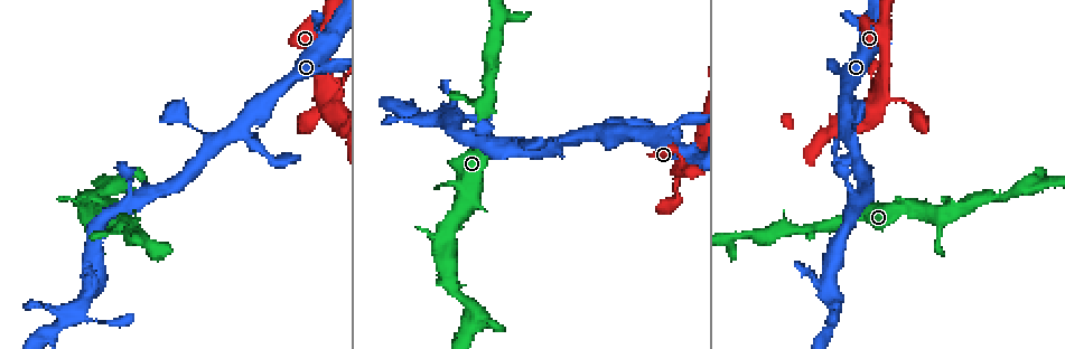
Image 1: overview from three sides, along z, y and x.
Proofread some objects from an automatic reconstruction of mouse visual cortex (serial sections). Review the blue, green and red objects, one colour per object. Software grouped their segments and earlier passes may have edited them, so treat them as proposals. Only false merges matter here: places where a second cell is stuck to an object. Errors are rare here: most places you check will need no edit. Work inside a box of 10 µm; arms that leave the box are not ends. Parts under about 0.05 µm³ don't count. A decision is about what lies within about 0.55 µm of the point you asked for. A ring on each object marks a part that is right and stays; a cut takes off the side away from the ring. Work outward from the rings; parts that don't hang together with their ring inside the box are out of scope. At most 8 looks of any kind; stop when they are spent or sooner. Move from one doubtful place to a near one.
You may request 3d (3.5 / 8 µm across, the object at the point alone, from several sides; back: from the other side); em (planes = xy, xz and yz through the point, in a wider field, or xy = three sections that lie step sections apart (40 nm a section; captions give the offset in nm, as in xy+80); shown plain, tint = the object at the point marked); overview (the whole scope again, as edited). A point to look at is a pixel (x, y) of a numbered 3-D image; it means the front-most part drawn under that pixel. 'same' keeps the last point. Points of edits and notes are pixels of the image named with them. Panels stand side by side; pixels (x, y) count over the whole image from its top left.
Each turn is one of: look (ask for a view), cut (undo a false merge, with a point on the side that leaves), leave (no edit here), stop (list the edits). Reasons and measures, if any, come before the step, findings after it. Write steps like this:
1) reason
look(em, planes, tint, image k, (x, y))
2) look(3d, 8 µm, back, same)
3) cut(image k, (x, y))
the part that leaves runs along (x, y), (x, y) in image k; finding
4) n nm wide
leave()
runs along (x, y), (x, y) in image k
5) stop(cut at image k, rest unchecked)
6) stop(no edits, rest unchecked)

four-way junction
look(3d, 8 µm, back, image 1, (326, 92))

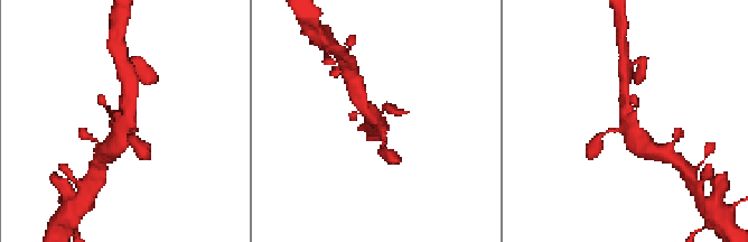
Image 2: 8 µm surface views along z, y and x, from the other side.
closer look
look(3d, 3.5 µm, back, same)

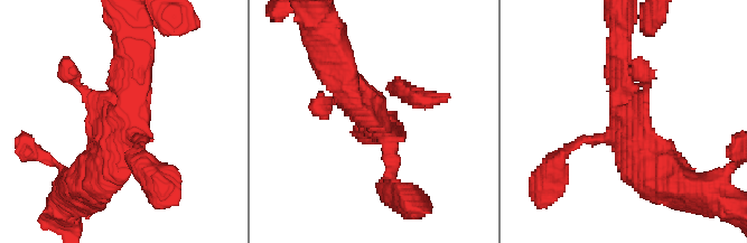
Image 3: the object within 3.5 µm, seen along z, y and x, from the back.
look(em, xy, step 3, tint, image 3, (624, 127))

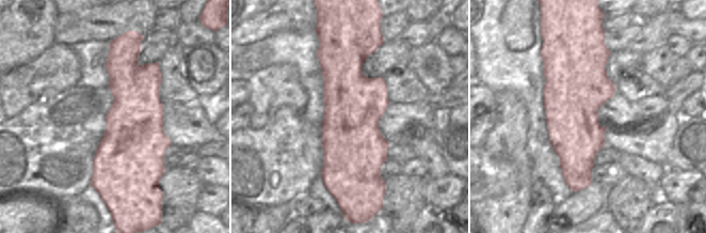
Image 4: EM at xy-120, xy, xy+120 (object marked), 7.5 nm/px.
arms of 100, 150, 300, 450 nm
leave()
runs along (618, 49), (624, 136), (664, 174) in image 3; all the same cell

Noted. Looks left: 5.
sudden change in width
look(3d, 3.5 µm, image 1, (543, 141))

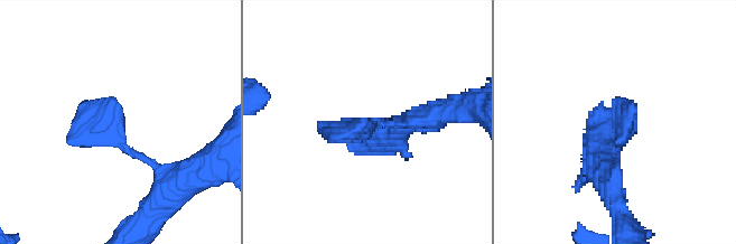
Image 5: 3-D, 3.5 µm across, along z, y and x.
look(em, xy, step 3, tint, image 5, (366, 127))

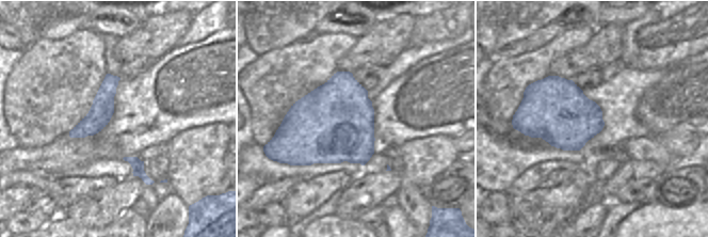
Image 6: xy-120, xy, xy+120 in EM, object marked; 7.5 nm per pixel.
leave()
runs along (176, 189), (101, 120), (70, 134) in image 5; continuous, no second cell

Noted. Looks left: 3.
abrupt turn
look(3d, 3.5 µm, back, image 1, (1032, 184))

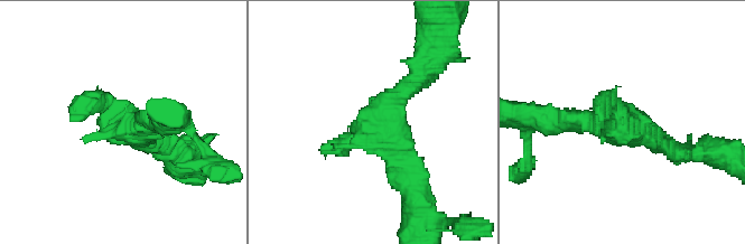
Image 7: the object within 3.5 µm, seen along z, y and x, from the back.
look(em, xy, step 5, plain, image 7, (620, 127))

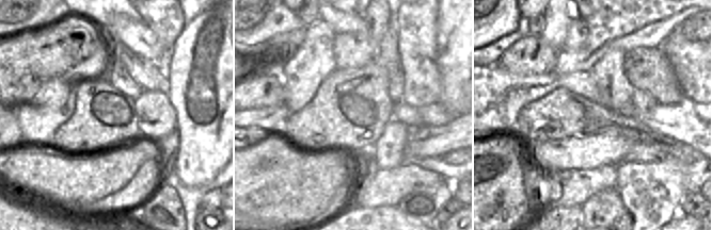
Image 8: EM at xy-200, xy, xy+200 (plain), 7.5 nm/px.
where the object lies
look(em, xy, step 5, tint, same)

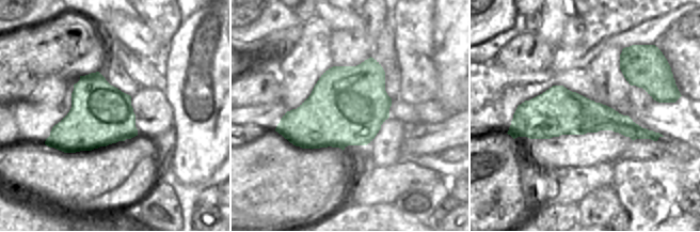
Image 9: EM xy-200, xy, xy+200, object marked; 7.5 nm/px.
600 nm wide
leave()
runs along (673, 150), (639, 127), (558, 123) in image 7; one cell here

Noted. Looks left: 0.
stop(no edits, rest unchecked)

